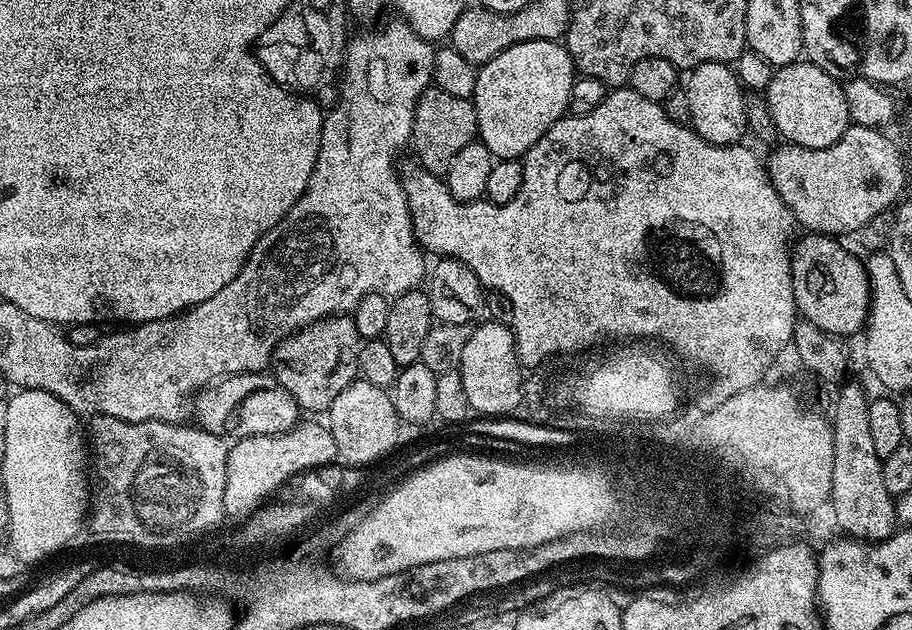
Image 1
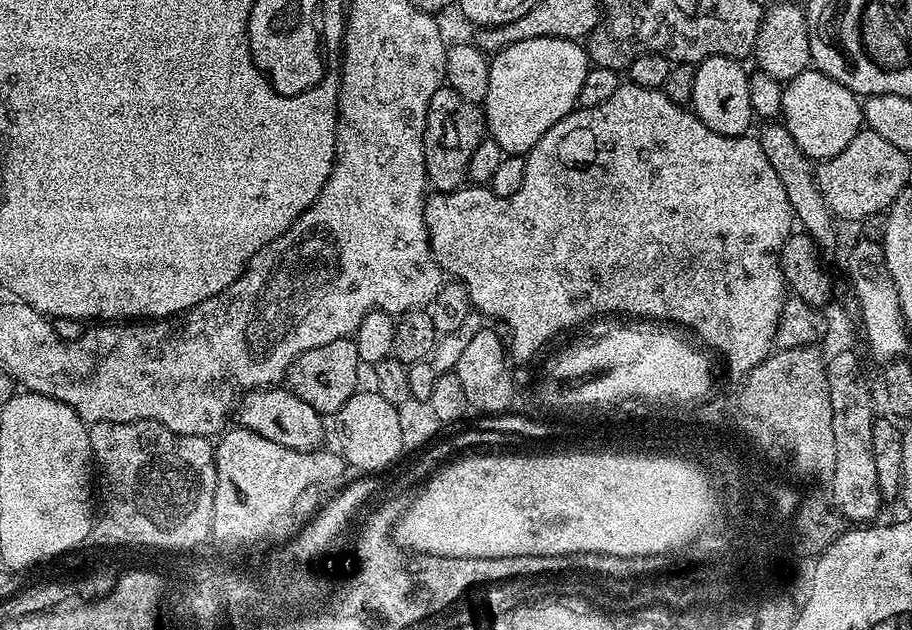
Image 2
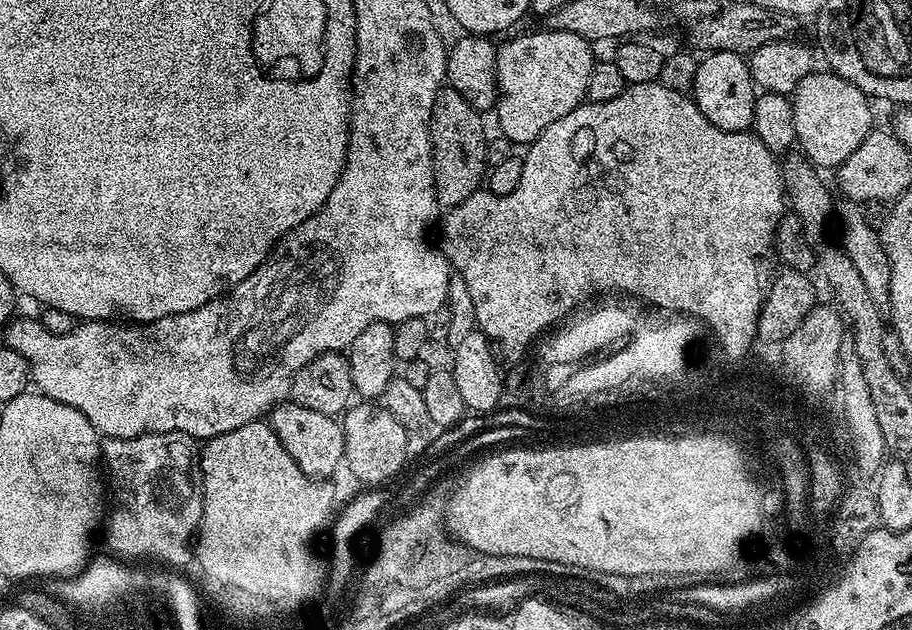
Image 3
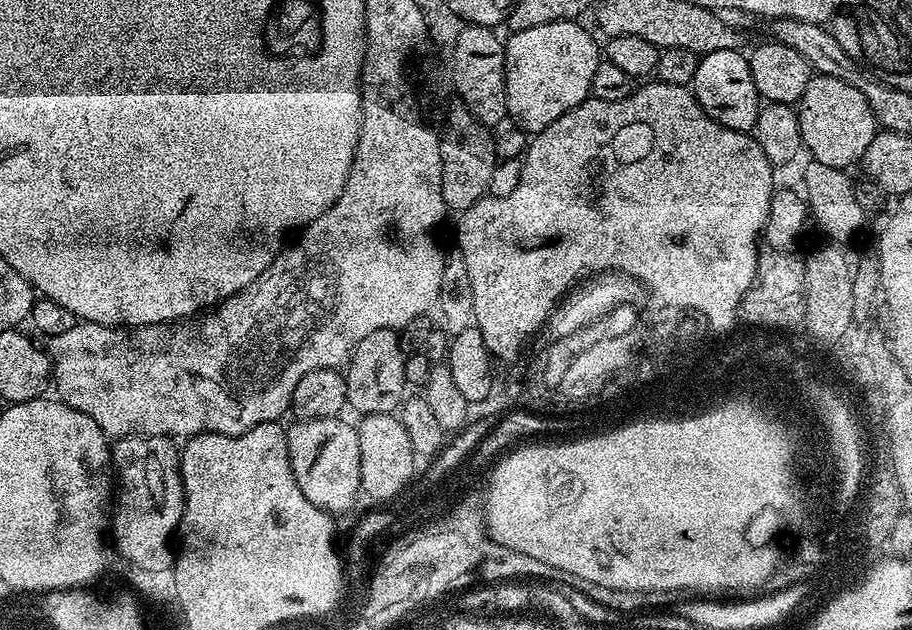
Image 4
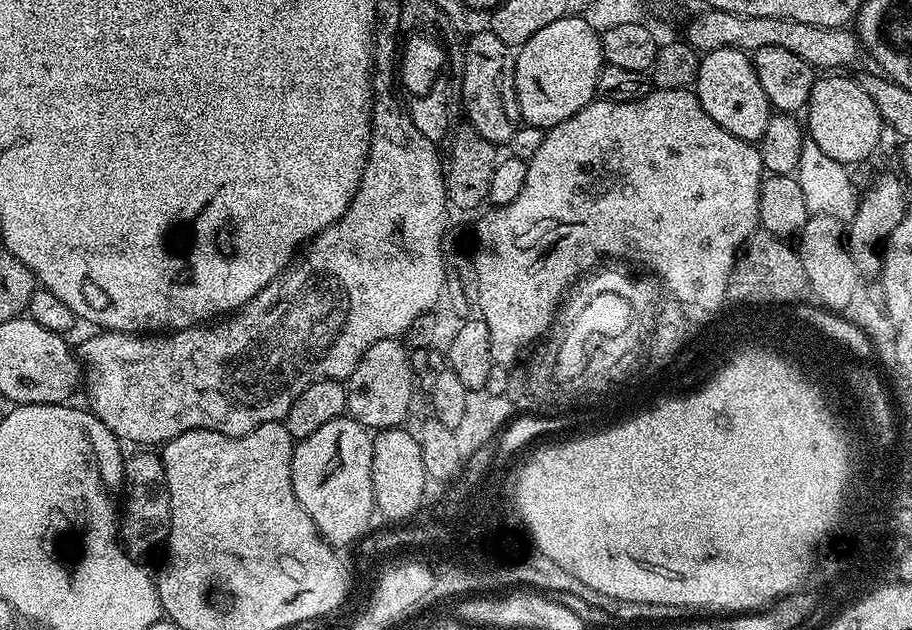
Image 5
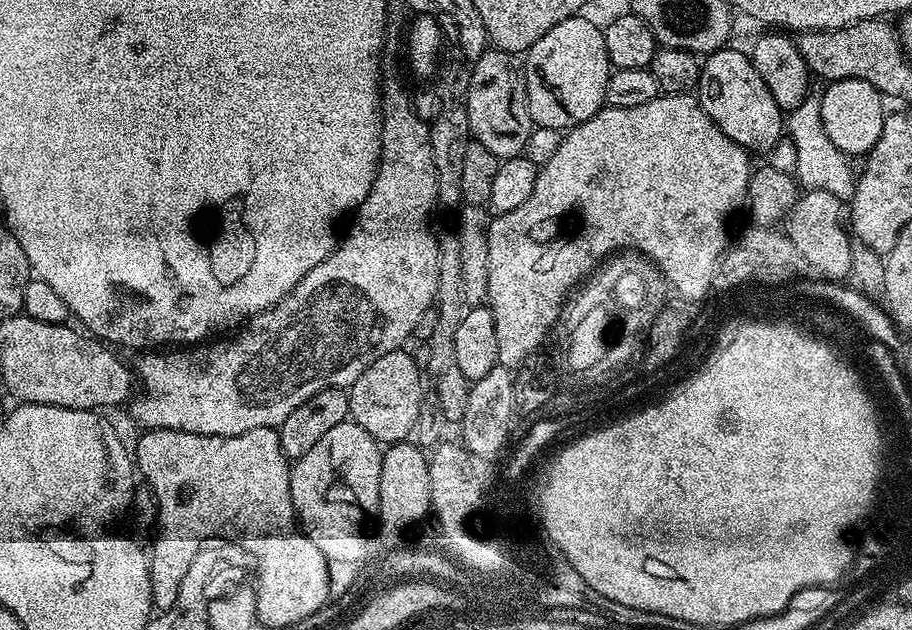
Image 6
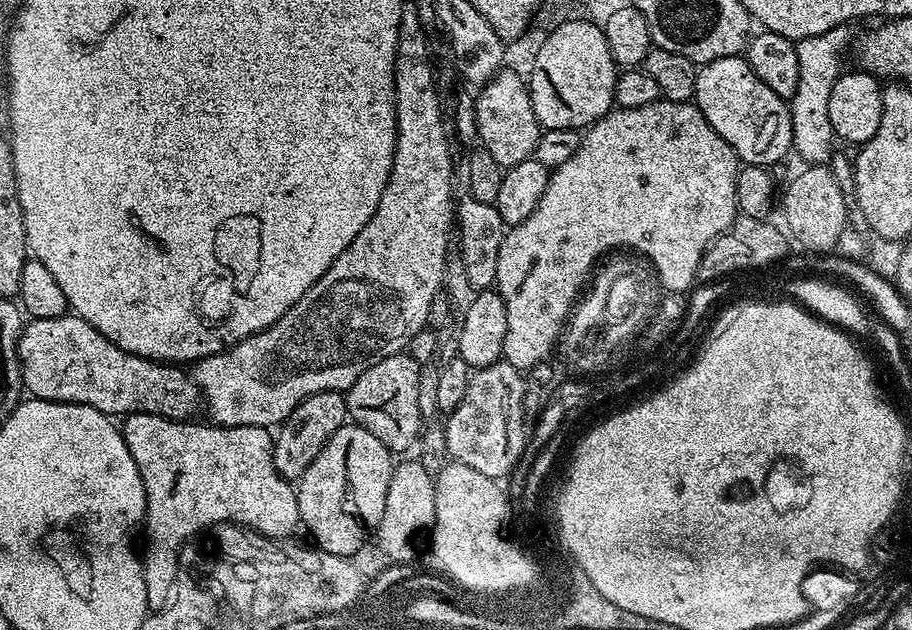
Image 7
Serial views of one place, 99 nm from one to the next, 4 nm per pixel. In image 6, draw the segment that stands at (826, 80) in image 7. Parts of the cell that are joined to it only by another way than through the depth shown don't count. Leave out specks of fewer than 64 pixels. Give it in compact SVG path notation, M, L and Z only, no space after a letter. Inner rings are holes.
M810 94L802 102L802 106L787 113L786 132L794 142L794 150L798 150L798 166L795 170L797 181L808 190L826 190L828 194L834 194L841 202L851 201L856 192L857 177L852 175L850 157L826 135L822 126L822 106L819 95Z

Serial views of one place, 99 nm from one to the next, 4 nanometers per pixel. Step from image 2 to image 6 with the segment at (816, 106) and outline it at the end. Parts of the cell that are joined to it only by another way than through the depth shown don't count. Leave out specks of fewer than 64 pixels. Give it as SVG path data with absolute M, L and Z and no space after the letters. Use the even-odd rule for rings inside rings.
M858 78L833 80L827 85L825 92L819 93L822 106L822 126L830 142L838 146L850 158L863 157L878 142L882 134L882 126L886 115L885 97L870 82L862 82Z

